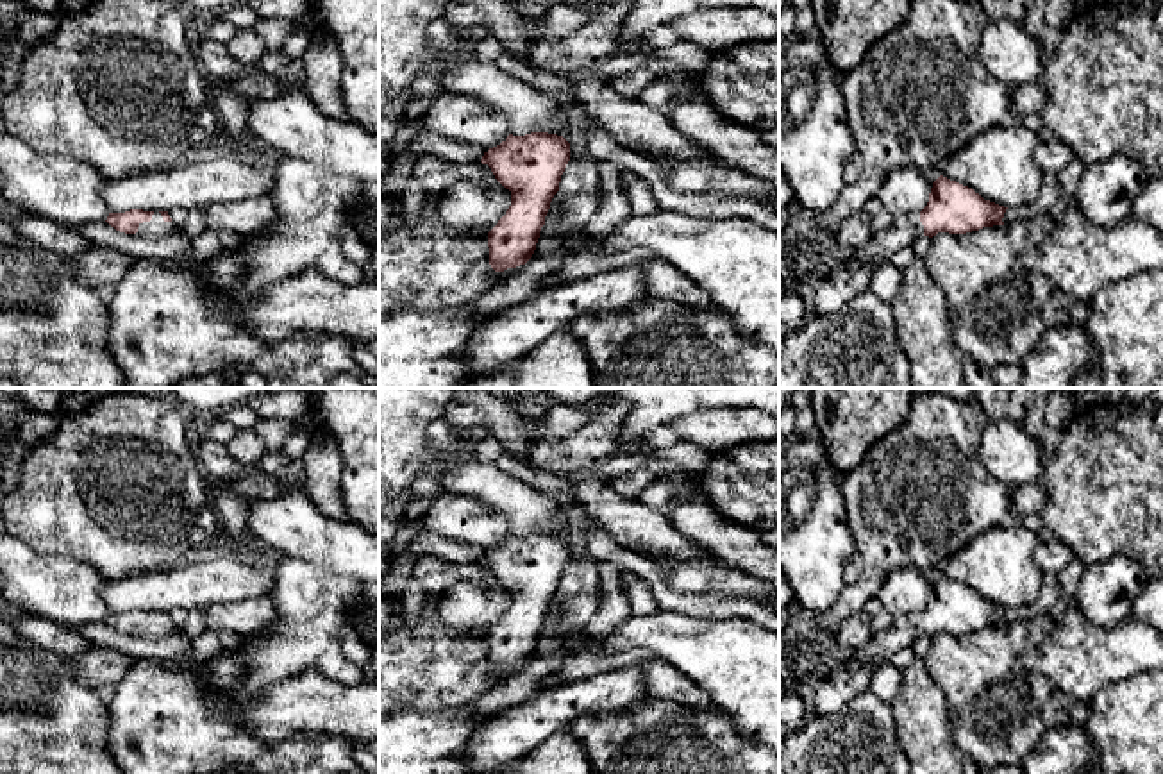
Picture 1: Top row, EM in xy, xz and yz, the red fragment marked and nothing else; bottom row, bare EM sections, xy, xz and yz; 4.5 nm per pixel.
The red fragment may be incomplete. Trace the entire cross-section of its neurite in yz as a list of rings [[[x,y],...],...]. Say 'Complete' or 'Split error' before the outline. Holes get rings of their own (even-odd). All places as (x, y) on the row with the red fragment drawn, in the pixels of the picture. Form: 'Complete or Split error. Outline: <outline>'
Split error. Outline: [[[940,175],[931,188],[929,202],[922,211],[895,216],[891,225],[875,232],[861,248],[847,252],[847,257],[825,275],[841,266],[890,261],[902,247],[911,247],[920,236],[938,232],[966,234],[983,227],[1004,225],[1008,207],[984,200],[972,188]]]

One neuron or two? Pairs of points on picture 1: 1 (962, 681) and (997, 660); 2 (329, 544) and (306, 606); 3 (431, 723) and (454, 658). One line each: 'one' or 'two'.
1: one
2: two
3: two

